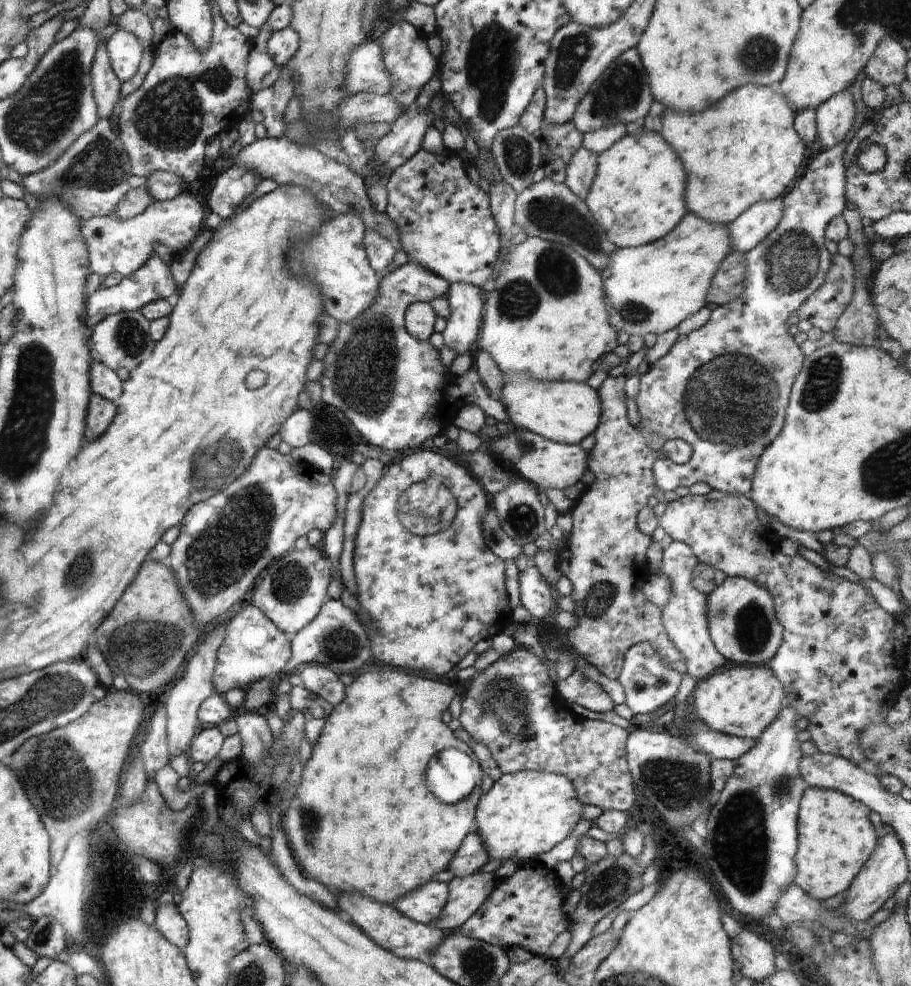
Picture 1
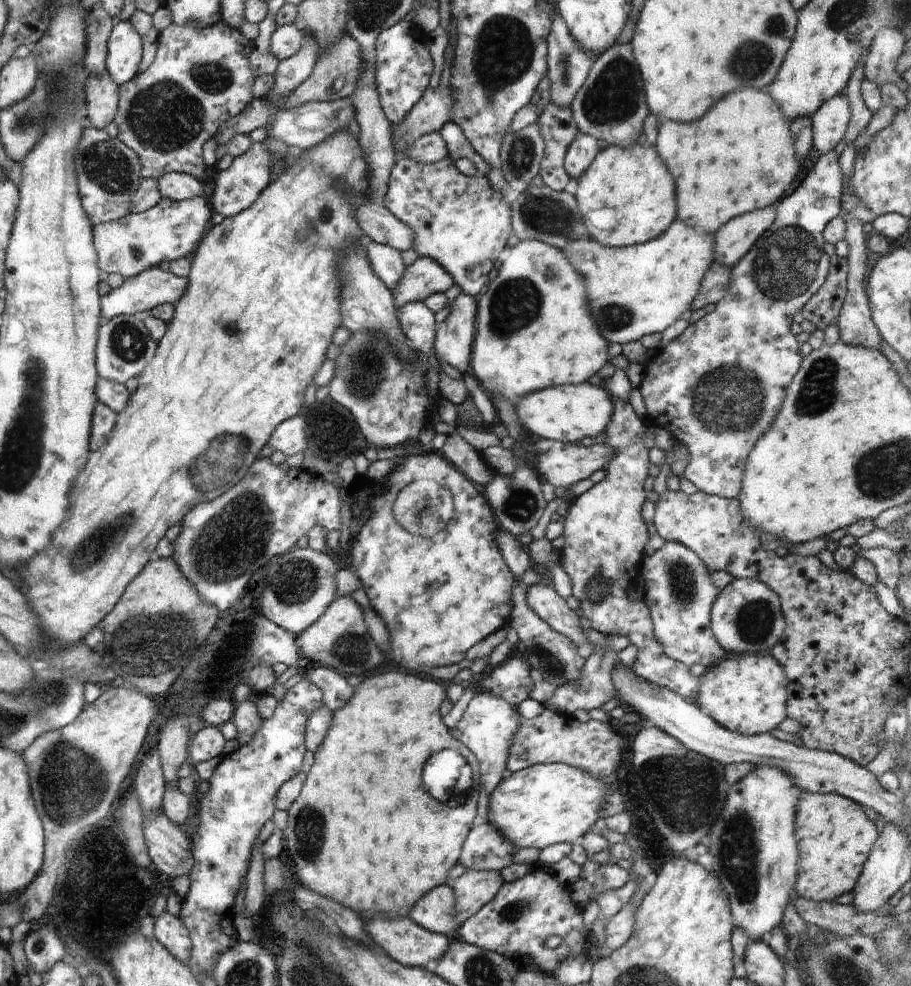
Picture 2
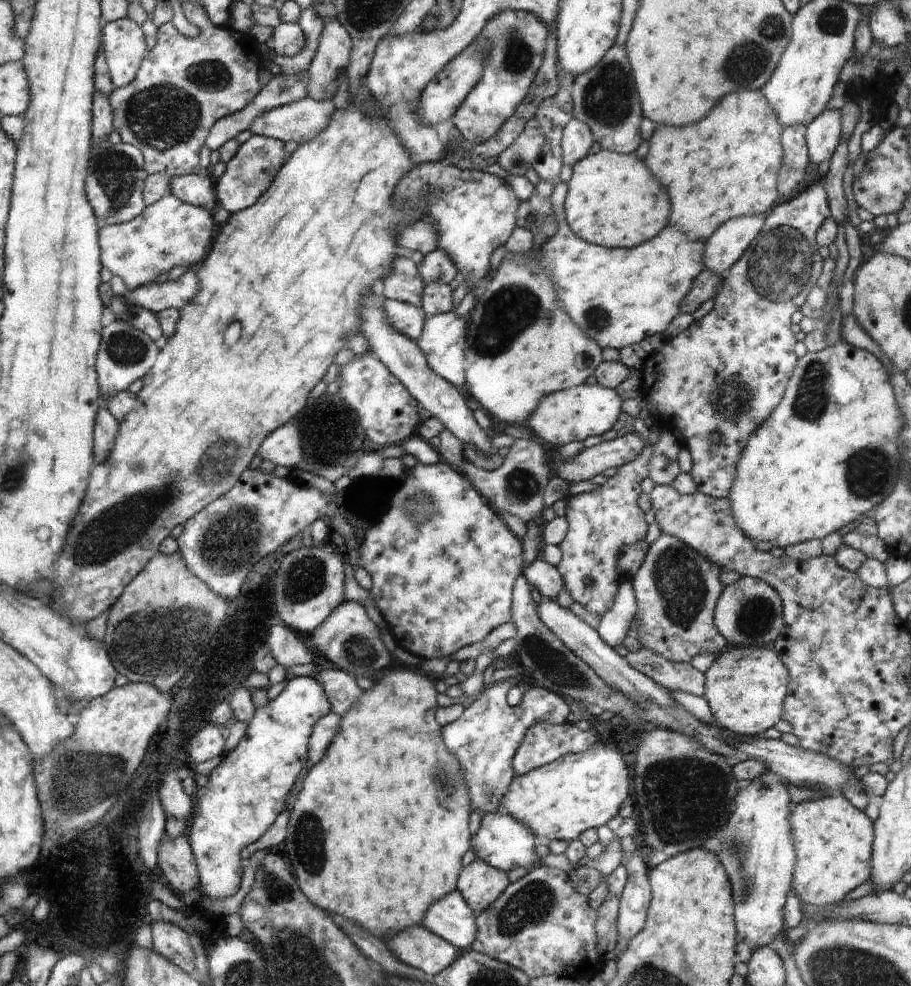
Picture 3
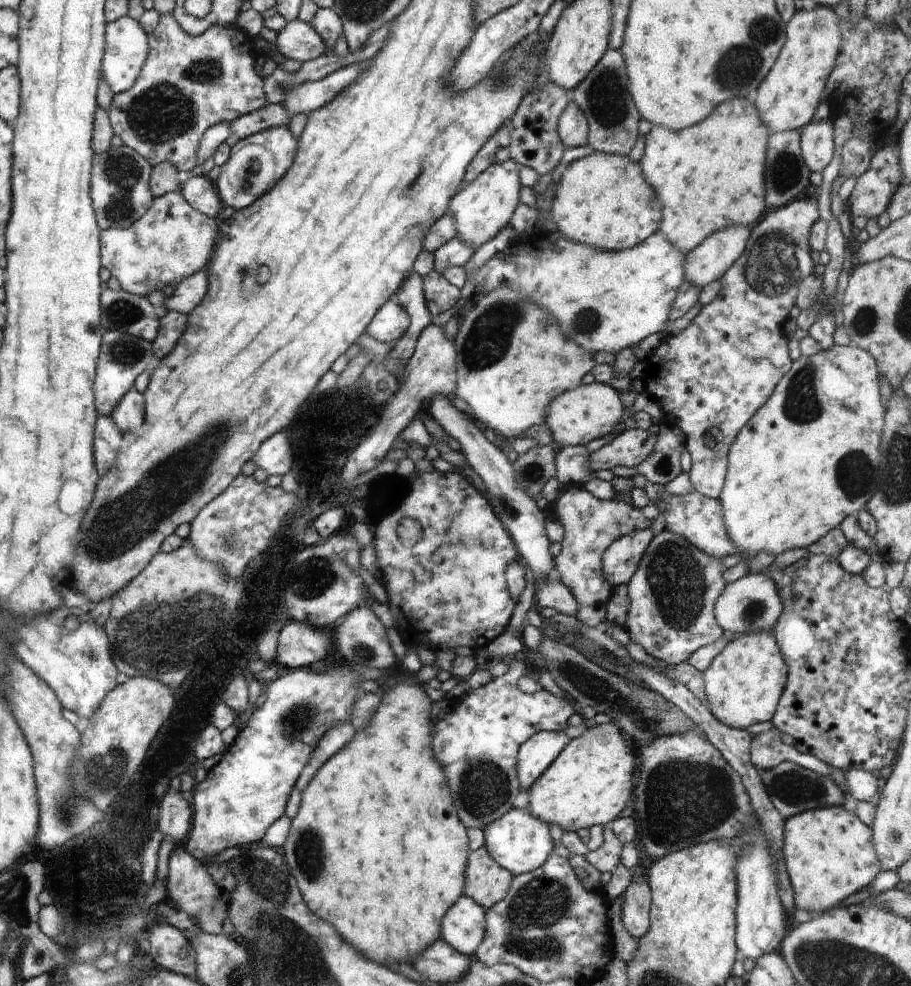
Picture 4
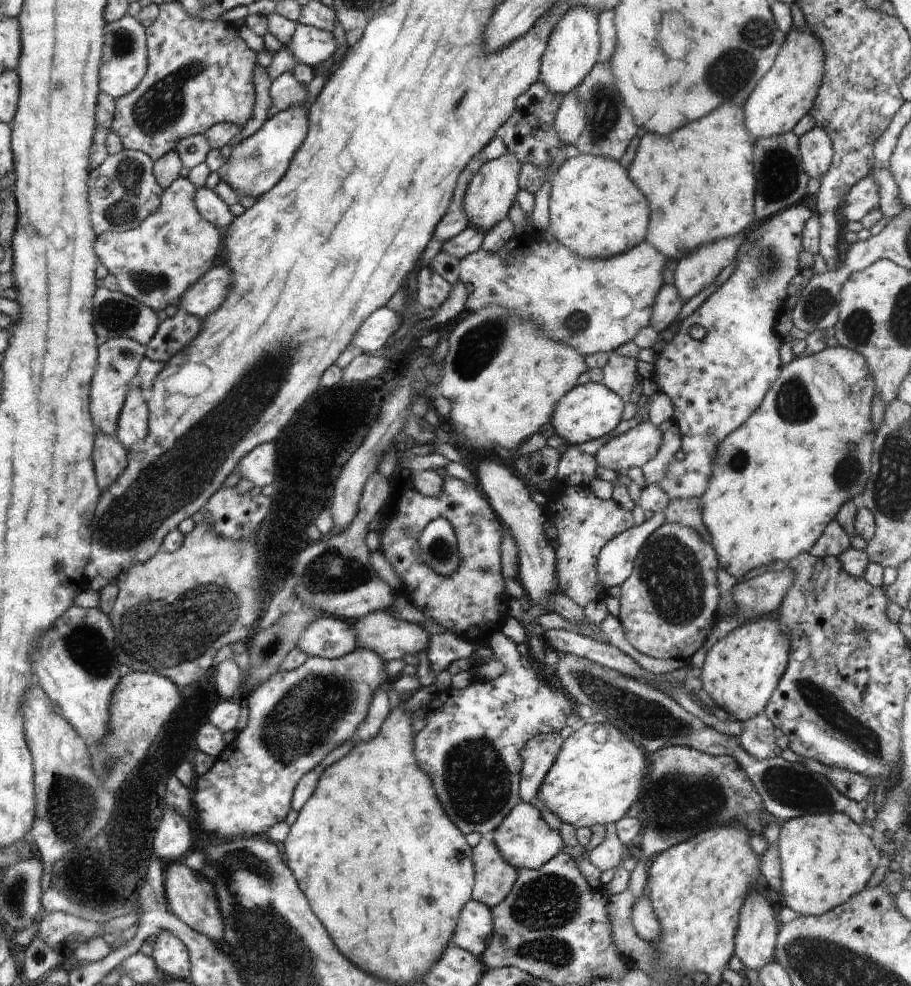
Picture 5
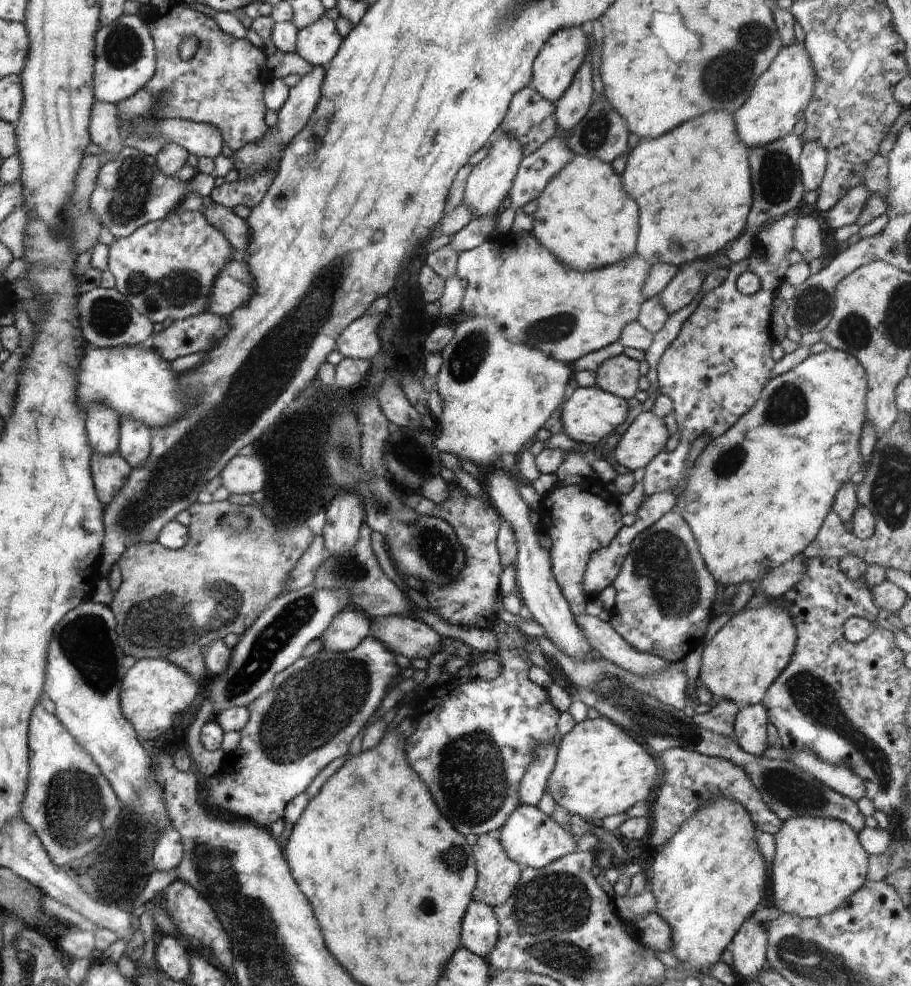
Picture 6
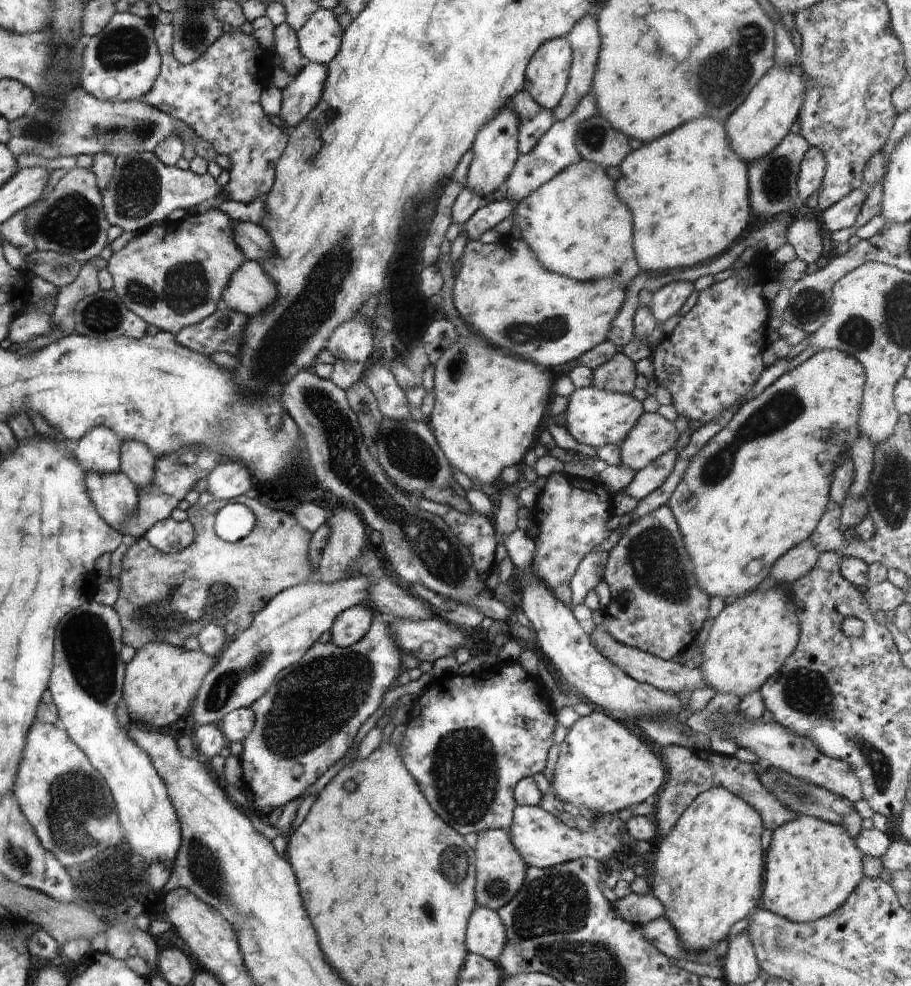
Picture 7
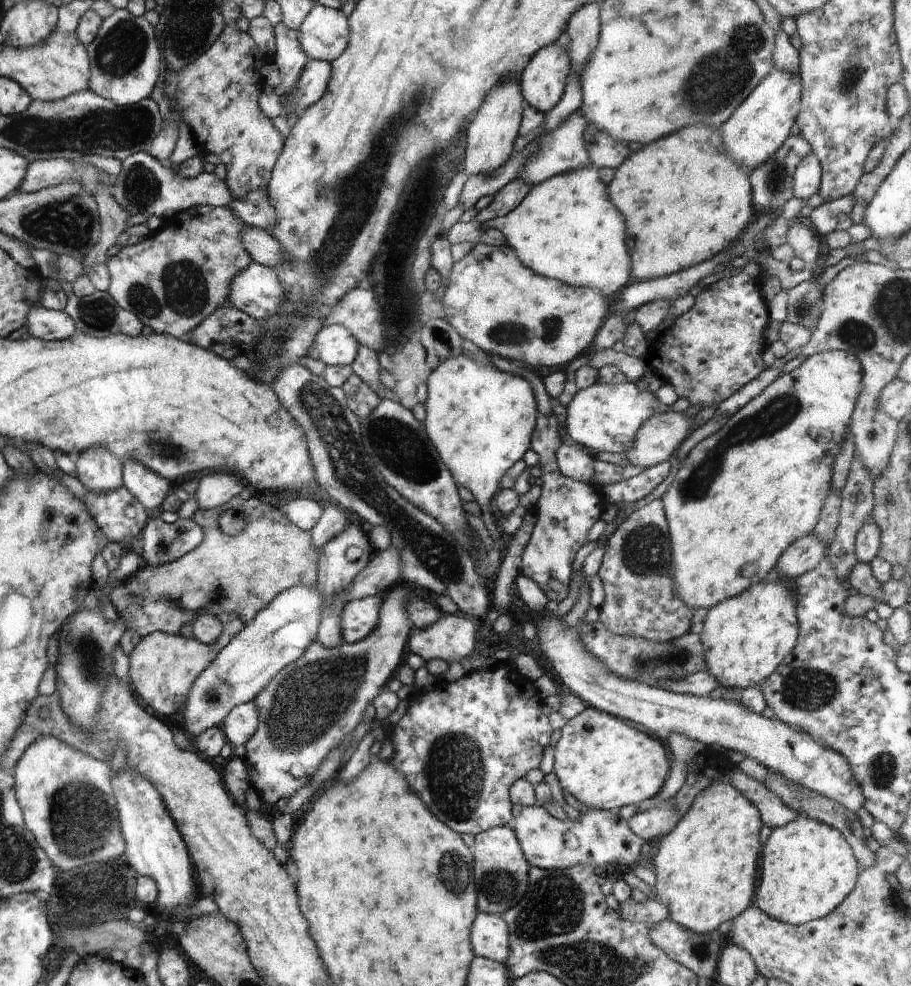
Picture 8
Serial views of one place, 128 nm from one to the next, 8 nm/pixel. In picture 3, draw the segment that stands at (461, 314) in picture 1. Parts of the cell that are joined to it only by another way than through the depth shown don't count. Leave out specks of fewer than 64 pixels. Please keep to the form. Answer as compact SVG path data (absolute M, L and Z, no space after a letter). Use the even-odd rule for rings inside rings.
M450 310L446 313L438 313L428 317L424 323L422 336L418 338L416 344L418 348L424 352L428 366L442 378L446 378L452 386L459 391L465 386L466 364L464 362L464 350L466 350L466 342L464 342L464 333L468 328L468 321L460 316L456 316L456 312Z

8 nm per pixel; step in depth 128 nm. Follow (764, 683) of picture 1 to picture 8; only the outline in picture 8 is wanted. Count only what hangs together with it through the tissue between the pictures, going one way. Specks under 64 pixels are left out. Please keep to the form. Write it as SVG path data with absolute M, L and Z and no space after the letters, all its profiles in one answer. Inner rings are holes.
M778 579L777 582L765 580L754 583L738 596L728 598L708 609L699 638L703 645L707 671L718 680L719 685L746 689L767 680L776 671L784 658L796 647L799 633L796 594Z

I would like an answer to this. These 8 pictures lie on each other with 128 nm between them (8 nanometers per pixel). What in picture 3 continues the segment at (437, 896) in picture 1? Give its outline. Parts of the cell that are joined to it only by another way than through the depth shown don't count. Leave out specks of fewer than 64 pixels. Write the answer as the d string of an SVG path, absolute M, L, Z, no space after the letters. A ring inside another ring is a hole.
M454 889L426 910L422 926L462 952L470 949L476 938L477 914Z

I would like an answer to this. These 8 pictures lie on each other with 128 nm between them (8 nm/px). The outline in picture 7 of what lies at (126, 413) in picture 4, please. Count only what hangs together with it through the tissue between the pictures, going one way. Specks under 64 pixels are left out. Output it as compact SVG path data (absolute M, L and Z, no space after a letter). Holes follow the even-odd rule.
M140 440L121 442L120 470L132 480L138 488L146 488L154 482L155 456L146 444Z

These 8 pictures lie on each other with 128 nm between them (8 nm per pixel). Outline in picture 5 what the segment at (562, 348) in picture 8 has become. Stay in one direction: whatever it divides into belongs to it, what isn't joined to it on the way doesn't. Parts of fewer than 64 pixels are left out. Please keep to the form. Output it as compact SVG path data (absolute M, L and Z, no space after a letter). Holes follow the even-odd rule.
M531 230L516 235L496 252L473 252L459 260L459 268L461 279L469 288L466 309L476 311L479 307L498 305L514 310L524 320L534 320L548 338L585 356L615 351L633 341L640 330L650 327L656 294L665 285L663 271L668 260L645 241L610 258L584 258L562 246L550 232Z

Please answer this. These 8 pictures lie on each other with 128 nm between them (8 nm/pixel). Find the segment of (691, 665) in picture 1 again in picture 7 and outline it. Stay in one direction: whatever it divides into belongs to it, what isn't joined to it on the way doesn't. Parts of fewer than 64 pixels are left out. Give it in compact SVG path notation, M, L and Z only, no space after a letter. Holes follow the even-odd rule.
M667 504L628 525L618 544L608 553L603 581L610 586L611 600L604 609L606 617L602 626L616 642L667 661L678 662L697 640L698 633L707 620L710 596L698 588L694 566L686 552L680 528Z

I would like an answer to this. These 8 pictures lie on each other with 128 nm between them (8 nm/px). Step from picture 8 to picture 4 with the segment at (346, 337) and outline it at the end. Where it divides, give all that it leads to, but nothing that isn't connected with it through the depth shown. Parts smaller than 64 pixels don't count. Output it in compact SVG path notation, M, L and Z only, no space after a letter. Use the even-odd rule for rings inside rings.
M394 298L386 301L368 324L365 334L370 334L378 342L397 341L404 336L410 326L410 316Z

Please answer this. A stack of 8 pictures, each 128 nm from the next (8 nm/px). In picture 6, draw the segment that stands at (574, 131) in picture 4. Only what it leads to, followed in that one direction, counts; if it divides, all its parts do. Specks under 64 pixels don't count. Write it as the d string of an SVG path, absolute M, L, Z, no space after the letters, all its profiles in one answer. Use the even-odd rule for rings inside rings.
M588 53L568 90L555 102L555 121L560 131L571 130L586 116L594 100L592 74L592 58Z

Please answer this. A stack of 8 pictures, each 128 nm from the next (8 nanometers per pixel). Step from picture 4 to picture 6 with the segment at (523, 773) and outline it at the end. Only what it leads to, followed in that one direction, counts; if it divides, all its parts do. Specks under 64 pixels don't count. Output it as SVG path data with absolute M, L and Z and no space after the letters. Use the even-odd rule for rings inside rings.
M554 742L542 744L534 750L534 760L526 768L519 784L521 804L537 806L547 789L547 780L555 767L558 748Z

